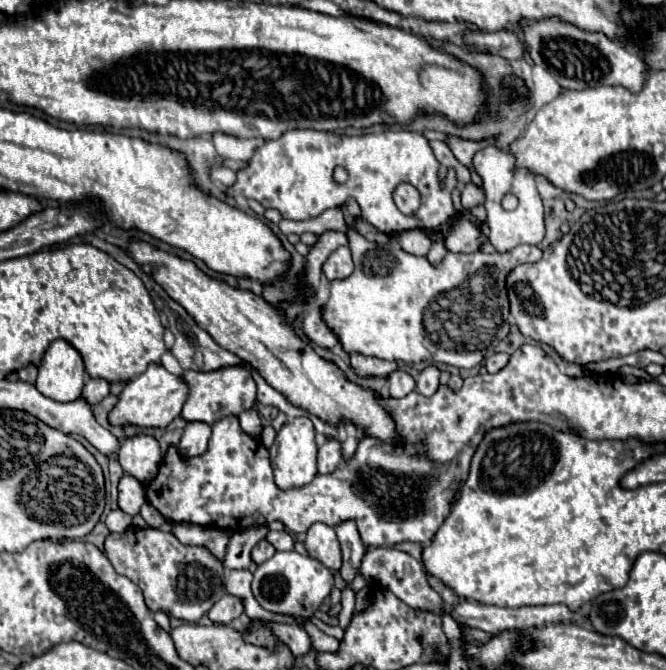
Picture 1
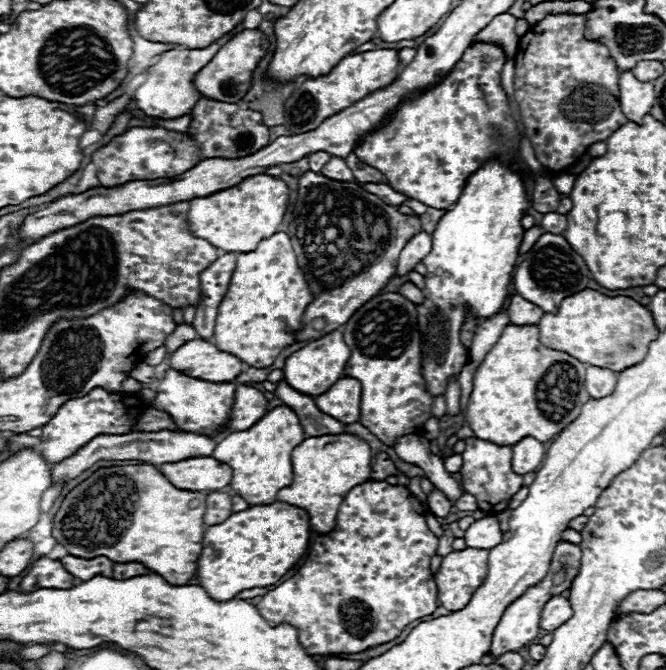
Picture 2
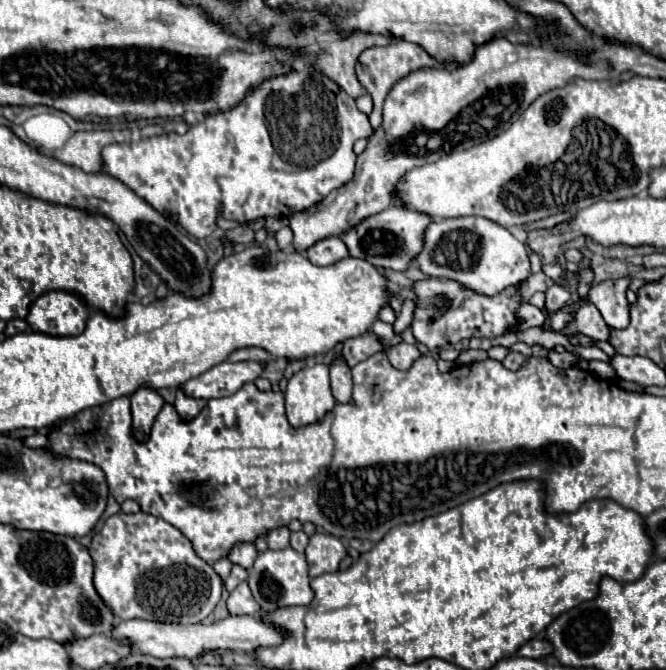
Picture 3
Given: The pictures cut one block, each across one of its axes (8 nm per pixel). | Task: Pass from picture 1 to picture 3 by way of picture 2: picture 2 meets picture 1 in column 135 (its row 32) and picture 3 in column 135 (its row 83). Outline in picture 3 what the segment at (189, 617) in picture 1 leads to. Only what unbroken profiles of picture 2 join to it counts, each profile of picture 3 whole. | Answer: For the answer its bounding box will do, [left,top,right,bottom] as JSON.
[90,512,222,624]

